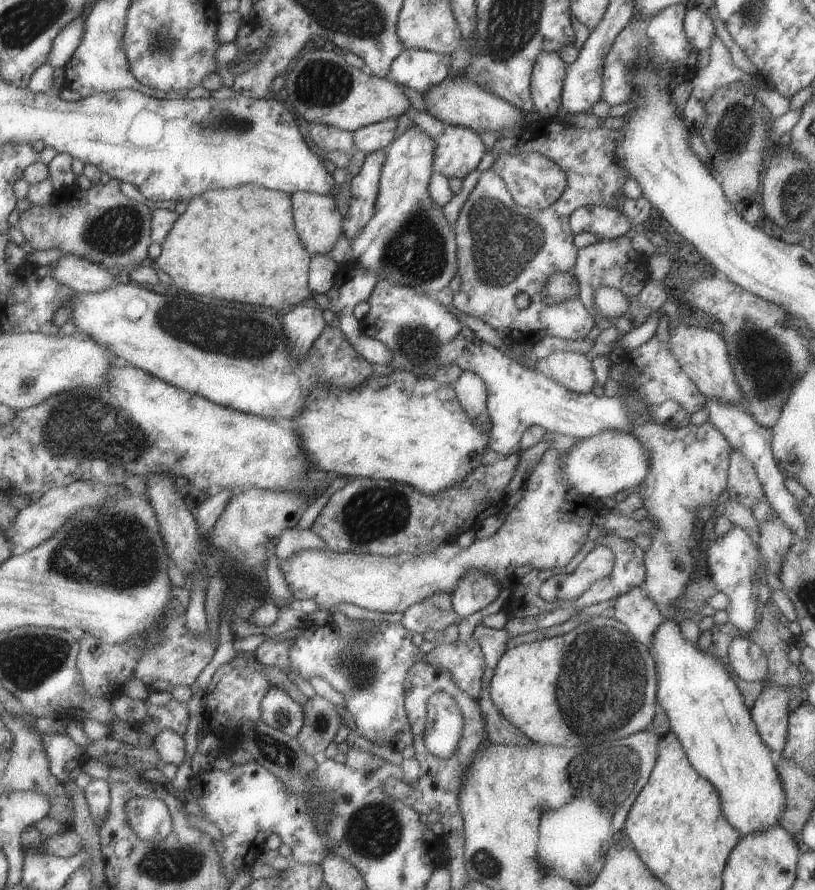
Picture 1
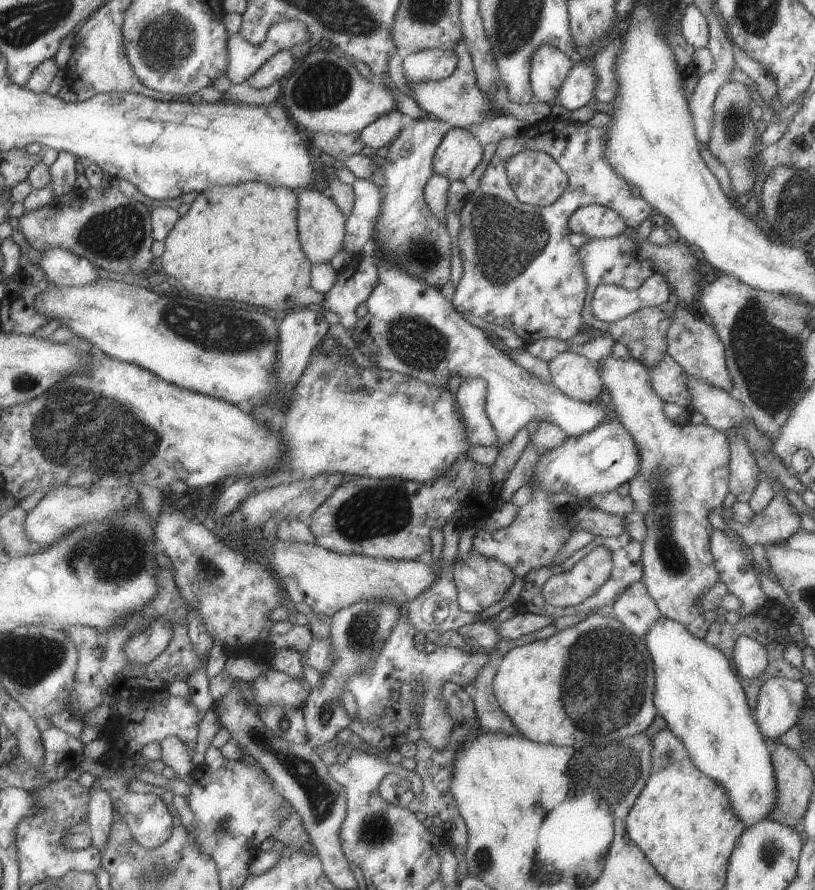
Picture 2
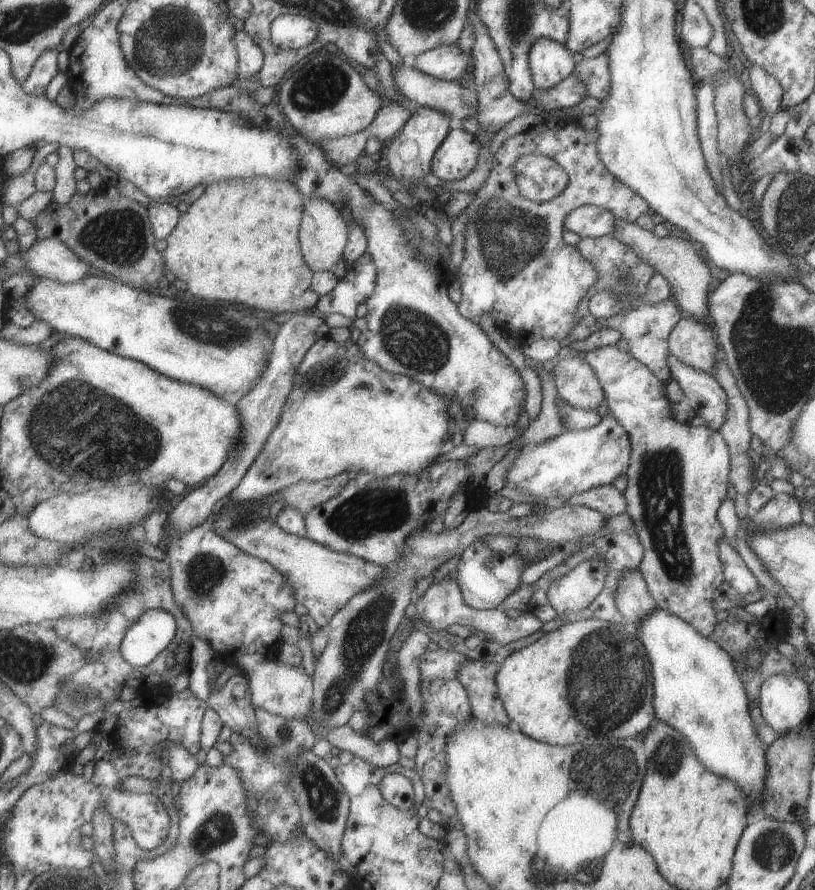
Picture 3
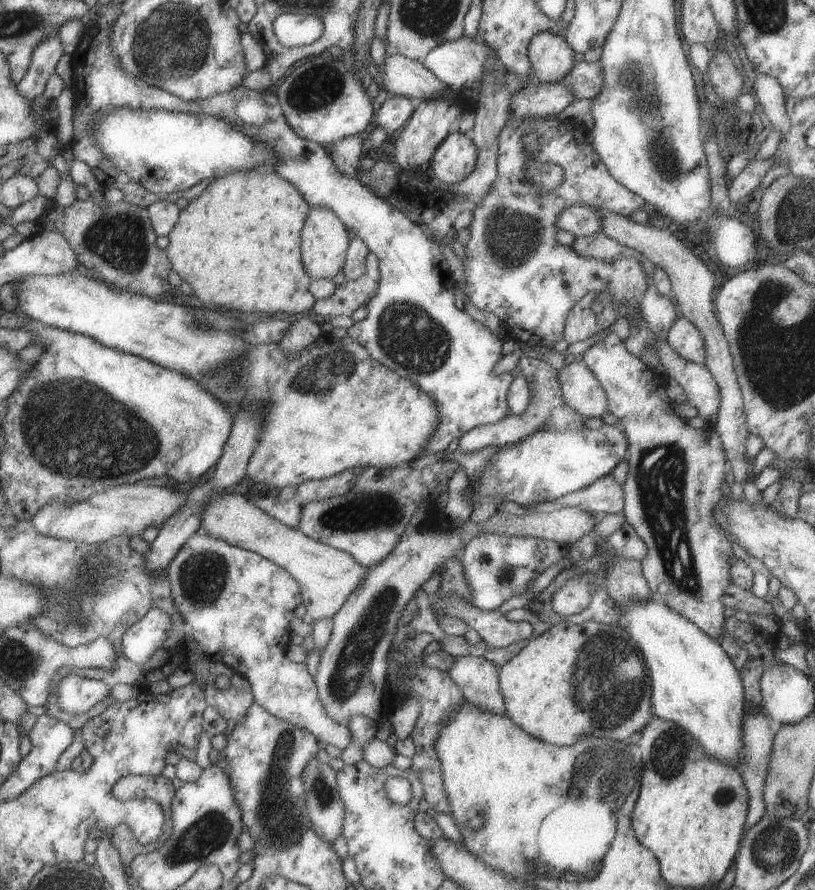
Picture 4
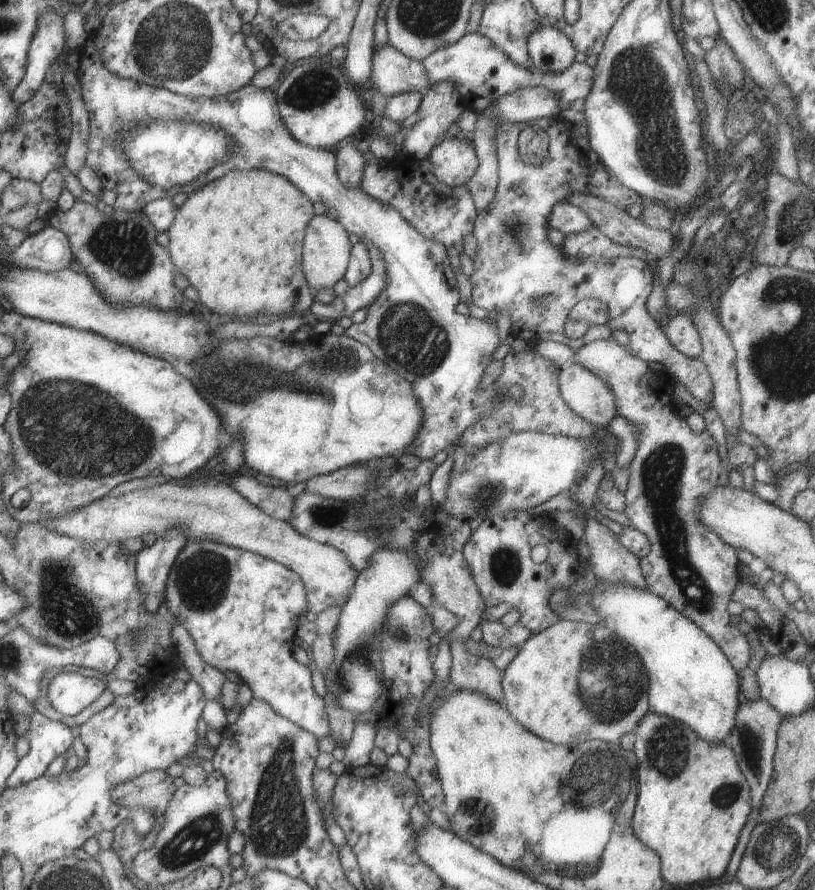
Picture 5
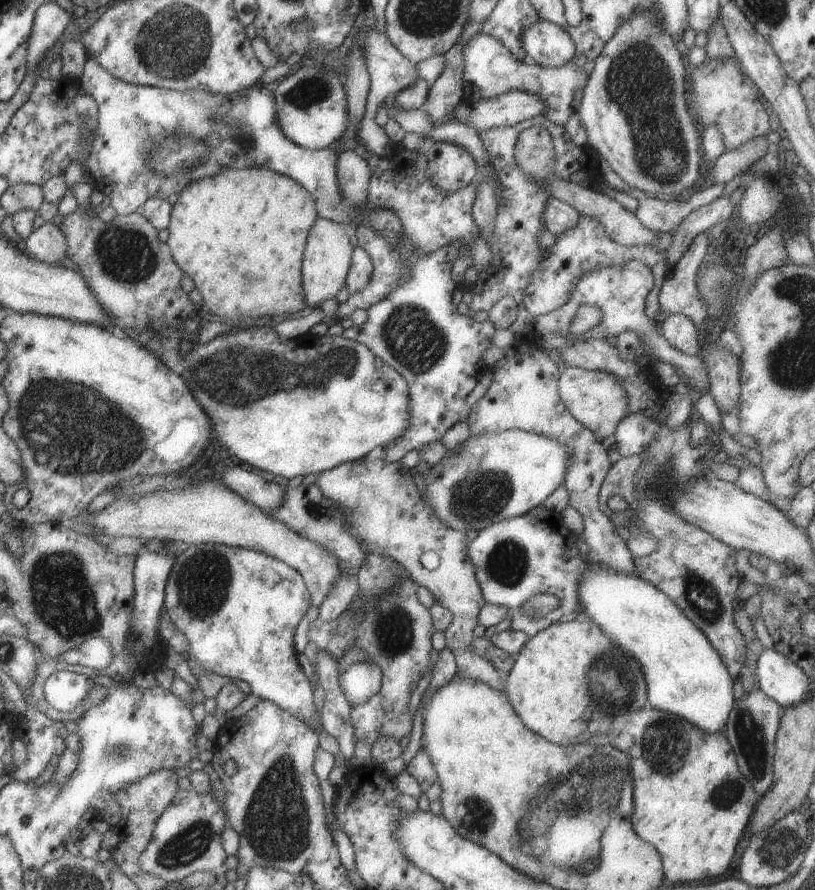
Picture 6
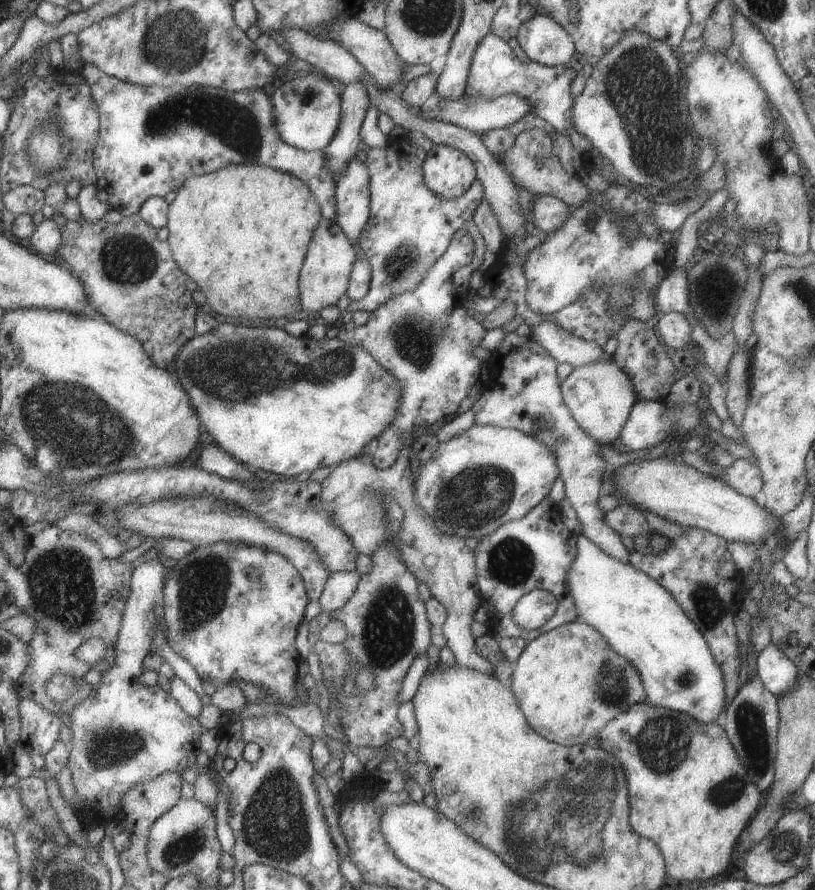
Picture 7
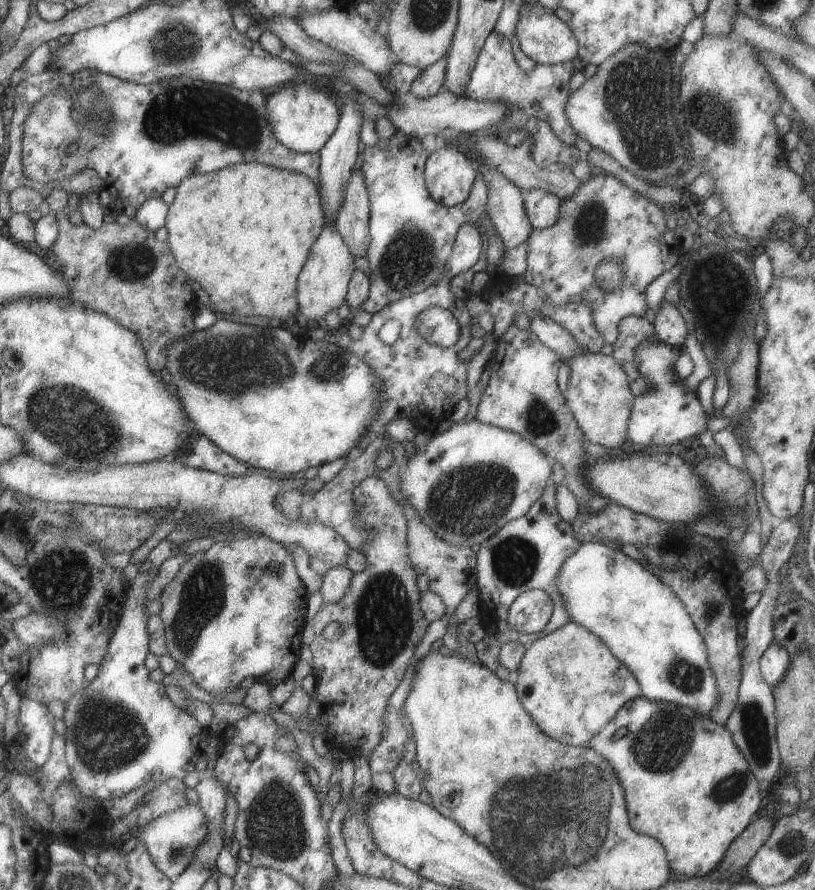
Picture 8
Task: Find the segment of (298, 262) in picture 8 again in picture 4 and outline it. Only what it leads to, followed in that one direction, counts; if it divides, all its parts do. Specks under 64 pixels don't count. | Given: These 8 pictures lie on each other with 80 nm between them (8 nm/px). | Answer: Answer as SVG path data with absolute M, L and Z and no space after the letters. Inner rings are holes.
M257 168L249 169L248 171L229 171L227 174L221 174L221 176L209 182L205 186L205 192L202 192L195 200L189 200L186 208L180 210L175 226L166 234L168 245L165 251L170 260L173 272L176 272L183 281L189 284L193 290L193 294L203 304L216 306L217 309L227 308L227 310L237 310L237 312L265 312L265 314L269 314L270 316L277 314L277 312L300 314L301 312L307 312L314 305L315 301L308 289L311 280L304 269L300 251L300 232L309 211L310 206L301 196L301 193L289 181L281 178L275 172L259 170Z

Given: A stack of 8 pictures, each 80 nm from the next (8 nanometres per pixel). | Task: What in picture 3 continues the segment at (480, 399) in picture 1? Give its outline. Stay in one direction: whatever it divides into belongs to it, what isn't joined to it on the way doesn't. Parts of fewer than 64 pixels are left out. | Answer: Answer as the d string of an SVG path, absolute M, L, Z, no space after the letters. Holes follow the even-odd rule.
M472 421L465 428L462 443L471 448L482 449L485 447L503 446L517 437L516 424L495 426L485 421Z

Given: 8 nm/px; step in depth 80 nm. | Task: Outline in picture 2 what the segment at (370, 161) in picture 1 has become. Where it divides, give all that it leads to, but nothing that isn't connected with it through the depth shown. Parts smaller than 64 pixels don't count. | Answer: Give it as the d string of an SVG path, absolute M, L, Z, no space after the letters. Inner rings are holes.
M369 179L352 183L354 203L351 214L344 220L342 249L356 255L366 249L374 234L374 224L381 209L380 187Z

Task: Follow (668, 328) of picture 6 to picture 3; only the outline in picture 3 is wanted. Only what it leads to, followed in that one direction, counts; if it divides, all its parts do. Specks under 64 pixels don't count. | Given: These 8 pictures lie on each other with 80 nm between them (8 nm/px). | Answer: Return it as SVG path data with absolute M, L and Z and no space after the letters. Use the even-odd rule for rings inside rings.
M681 315L667 337L669 354L692 369L712 374L719 344L715 332L687 315Z

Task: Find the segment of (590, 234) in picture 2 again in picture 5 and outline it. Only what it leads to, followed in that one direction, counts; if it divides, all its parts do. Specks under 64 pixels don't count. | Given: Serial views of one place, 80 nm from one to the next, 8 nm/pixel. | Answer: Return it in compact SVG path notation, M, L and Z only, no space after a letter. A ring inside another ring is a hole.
M565 199L556 202L548 214L548 226L564 235L577 234L591 224L589 217L579 207L570 205Z

